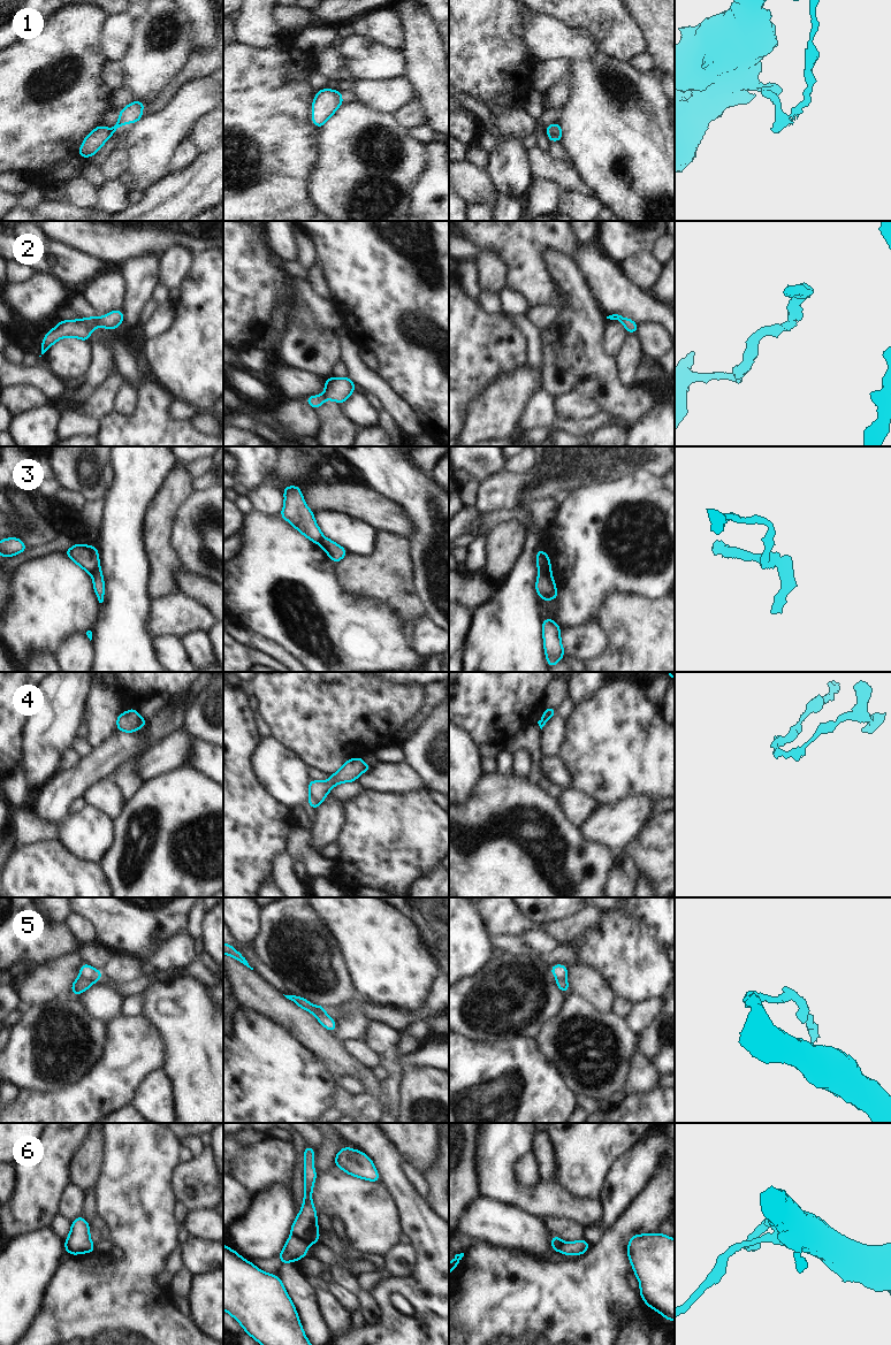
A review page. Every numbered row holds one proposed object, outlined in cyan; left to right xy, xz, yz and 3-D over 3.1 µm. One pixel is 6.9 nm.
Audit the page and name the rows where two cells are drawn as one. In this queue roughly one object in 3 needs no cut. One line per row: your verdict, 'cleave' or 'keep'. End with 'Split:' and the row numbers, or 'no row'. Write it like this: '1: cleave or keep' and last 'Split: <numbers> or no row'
1: cleave
2: keep
3: cleave
4: cleave
5: cleave
6: cleave
Split: 1, 3, 4, 5, 6

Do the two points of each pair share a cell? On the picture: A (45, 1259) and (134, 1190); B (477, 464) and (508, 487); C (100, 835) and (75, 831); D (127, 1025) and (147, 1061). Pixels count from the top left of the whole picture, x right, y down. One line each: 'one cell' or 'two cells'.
A: two cells
B: two cells
C: one cell
D: one cell

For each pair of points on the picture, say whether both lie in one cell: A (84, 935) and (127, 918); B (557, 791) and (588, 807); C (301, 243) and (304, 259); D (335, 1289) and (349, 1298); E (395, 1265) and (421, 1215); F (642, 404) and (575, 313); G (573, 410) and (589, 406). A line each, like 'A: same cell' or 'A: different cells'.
A: different cells
B: different cells
C: same cell
D: same cell
E: different cells
F: same cell
G: same cell

